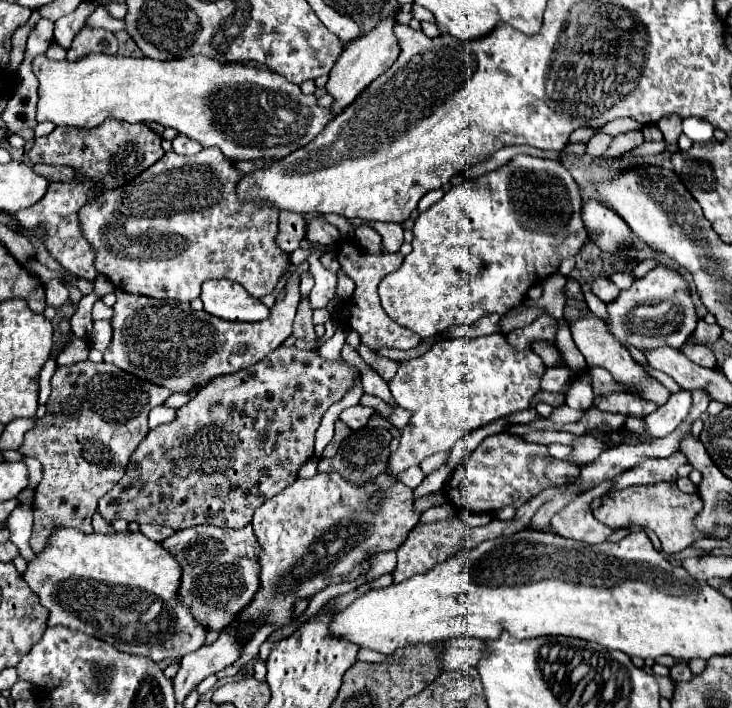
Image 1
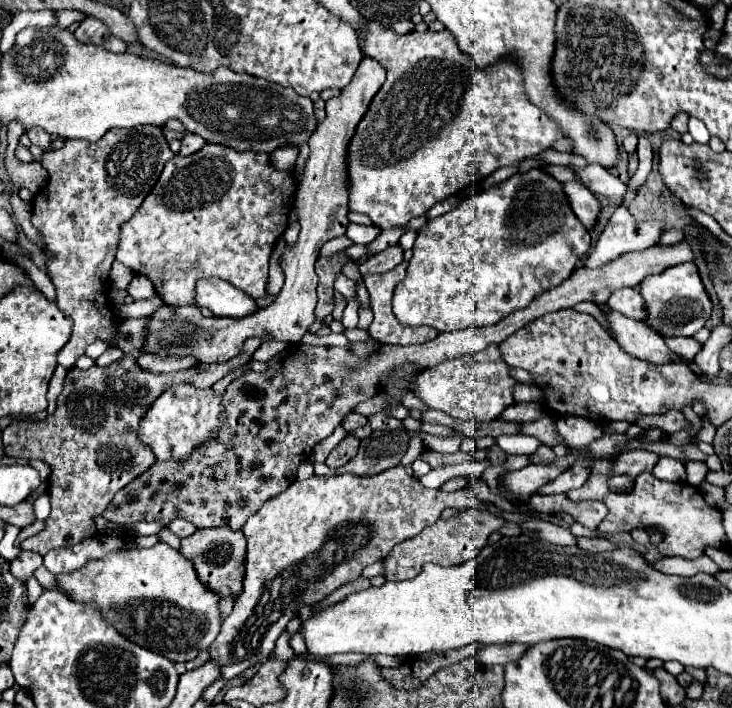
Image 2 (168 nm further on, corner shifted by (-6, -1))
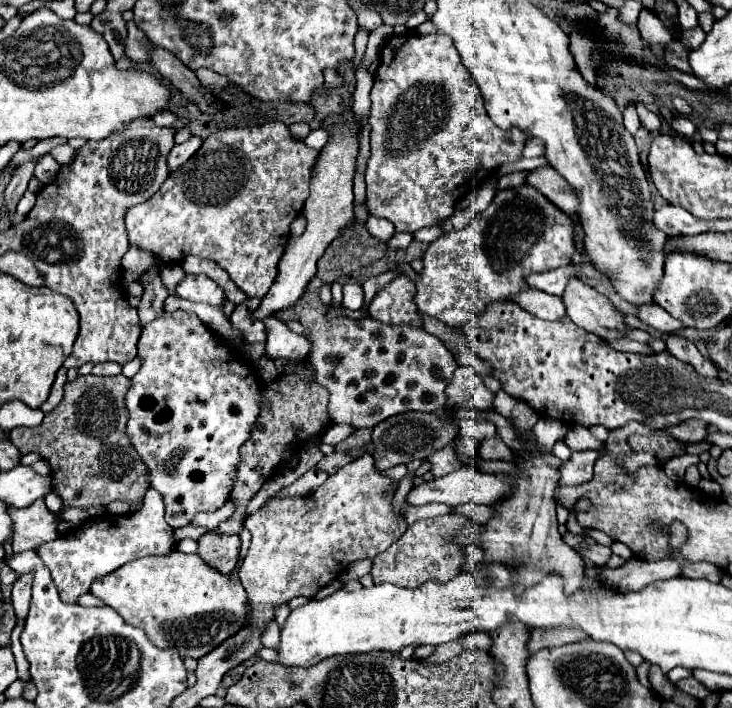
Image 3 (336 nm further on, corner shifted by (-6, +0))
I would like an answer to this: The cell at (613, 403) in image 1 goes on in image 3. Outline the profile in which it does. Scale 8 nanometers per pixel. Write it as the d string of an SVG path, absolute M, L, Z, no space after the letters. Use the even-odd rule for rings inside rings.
M690 419L690 421L684 421L680 425L666 427L664 431L682 443L698 443L706 437L706 423L700 423L698 419Z

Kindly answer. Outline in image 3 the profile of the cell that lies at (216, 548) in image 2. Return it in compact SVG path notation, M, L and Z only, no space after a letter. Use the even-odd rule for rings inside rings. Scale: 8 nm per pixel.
M208 531L198 539L198 551L200 559L214 567L216 571L228 575L240 553L240 537L238 535L222 535L218 531Z

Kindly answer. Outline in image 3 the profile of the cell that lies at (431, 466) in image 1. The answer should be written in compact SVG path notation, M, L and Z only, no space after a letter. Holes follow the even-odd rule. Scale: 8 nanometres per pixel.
M459 419L457 421L461 421L454 422L459 428L461 436L468 436L478 441L497 436L496 426L491 422L477 422L475 419Z

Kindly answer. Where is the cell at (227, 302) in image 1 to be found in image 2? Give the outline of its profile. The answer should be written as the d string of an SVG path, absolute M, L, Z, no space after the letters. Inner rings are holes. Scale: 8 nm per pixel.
M204 278L196 282L196 306L208 308L214 316L242 318L256 312L256 304L242 290L216 278Z

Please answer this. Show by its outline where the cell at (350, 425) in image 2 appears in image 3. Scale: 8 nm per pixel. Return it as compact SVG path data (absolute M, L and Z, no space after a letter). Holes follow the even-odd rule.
M332 423L328 429L328 433L322 435L322 443L328 445L338 445L340 441L344 441L348 435L352 435L356 431L354 425L342 425L342 423Z

